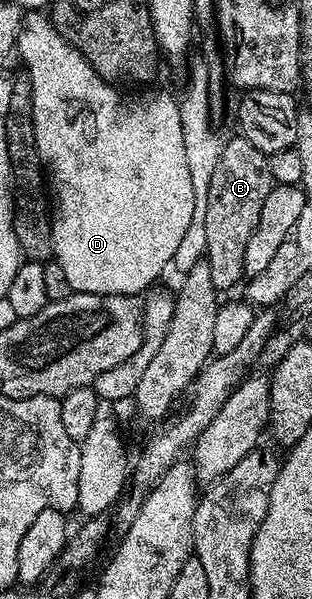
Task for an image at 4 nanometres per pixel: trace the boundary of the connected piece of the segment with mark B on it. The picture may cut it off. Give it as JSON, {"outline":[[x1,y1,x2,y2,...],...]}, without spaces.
{"outline":[[235,135,232,141,224,144,221,159,217,159,217,168,213,171,213,180,209,182,209,207,205,214,205,259,209,263,216,289,226,291,239,280,244,280,245,249,249,247,257,219,261,219,265,195,269,195,274,185,268,154,257,151,257,147,253,147,253,143,241,135]]}

